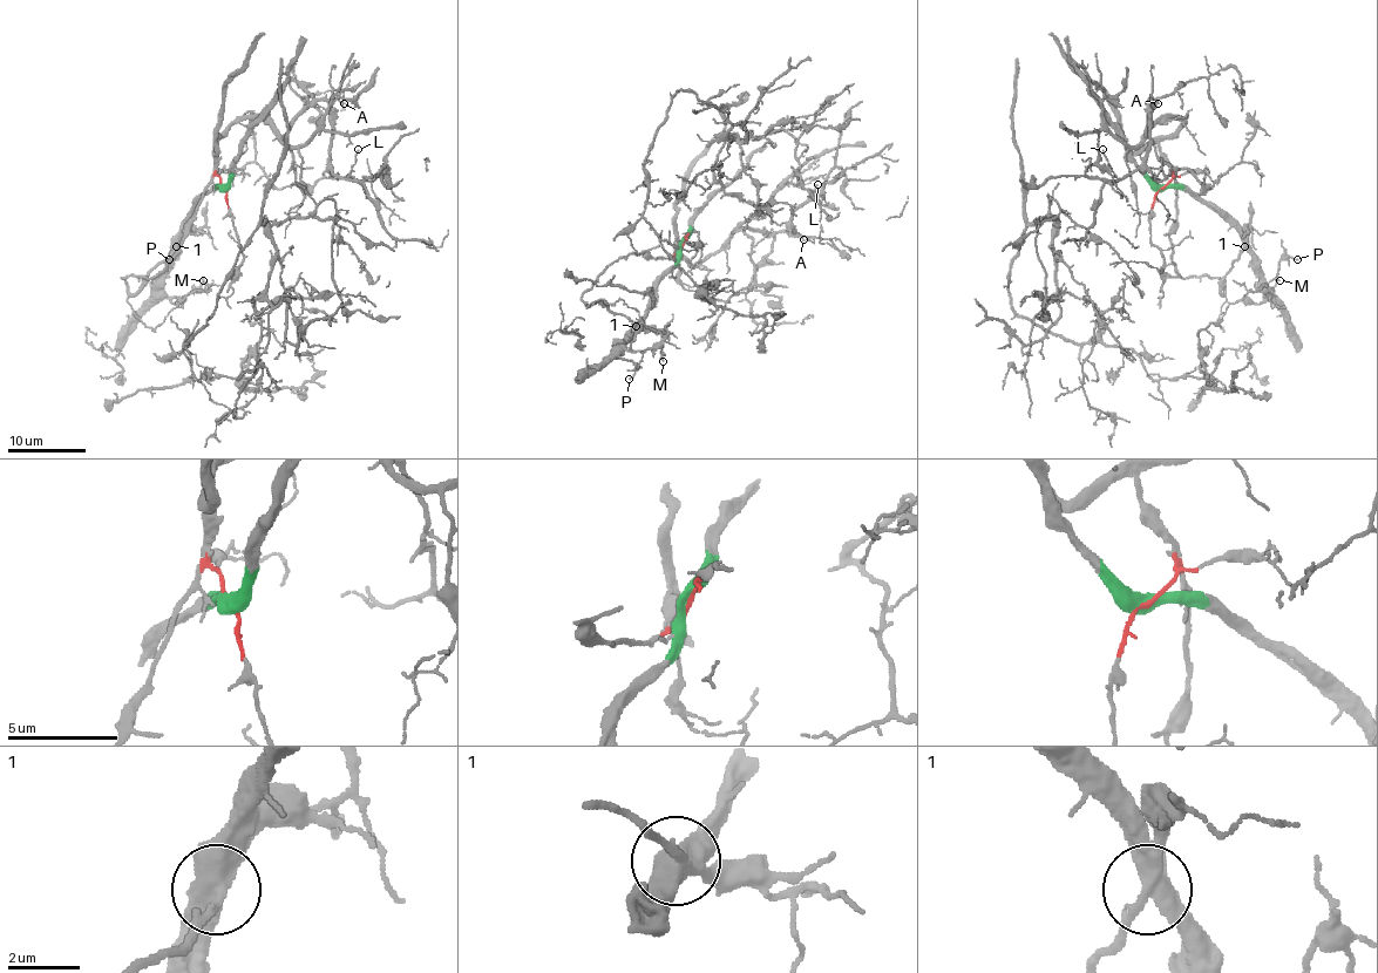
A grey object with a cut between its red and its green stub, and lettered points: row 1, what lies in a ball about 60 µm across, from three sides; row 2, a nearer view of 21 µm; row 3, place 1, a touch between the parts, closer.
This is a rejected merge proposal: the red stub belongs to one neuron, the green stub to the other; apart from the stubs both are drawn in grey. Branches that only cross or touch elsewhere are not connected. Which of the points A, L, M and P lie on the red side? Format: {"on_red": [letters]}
{"on_red": ["A", "L"]}

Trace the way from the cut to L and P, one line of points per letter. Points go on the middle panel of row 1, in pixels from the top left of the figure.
L: (683, 244), (676, 253), (676, 242), (693, 265), (714, 256), (733, 232), (792, 232), (791, 220), (818, 185)
P: (683, 244), (681, 256), (659, 278), (656, 301), (612, 351), (612, 359), (635, 365), (635, 374), (629, 378)

